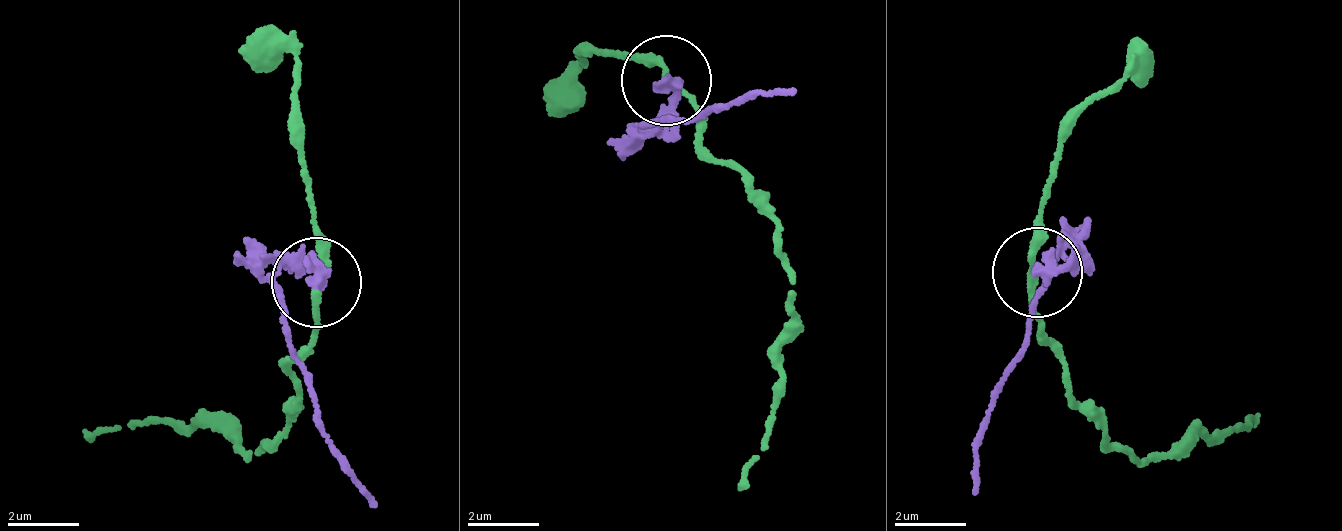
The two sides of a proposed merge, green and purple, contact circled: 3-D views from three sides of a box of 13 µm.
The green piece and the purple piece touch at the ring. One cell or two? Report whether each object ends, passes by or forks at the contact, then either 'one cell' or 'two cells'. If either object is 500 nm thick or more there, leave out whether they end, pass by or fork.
green passes by; purple ends; two cells

